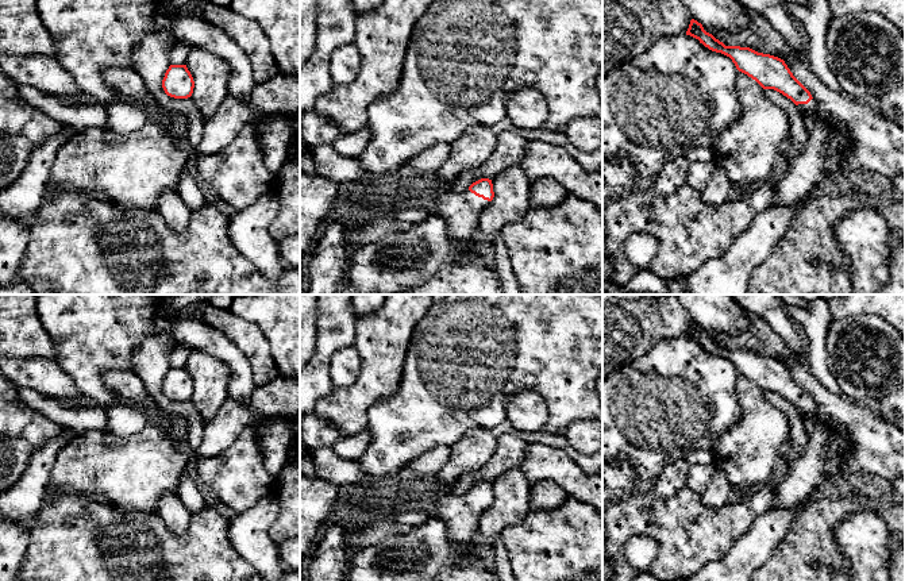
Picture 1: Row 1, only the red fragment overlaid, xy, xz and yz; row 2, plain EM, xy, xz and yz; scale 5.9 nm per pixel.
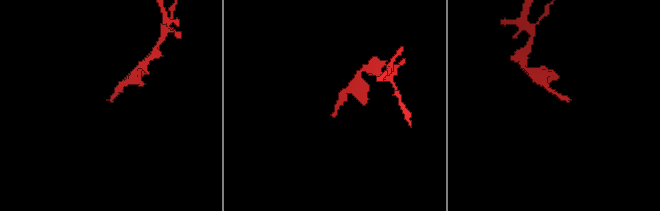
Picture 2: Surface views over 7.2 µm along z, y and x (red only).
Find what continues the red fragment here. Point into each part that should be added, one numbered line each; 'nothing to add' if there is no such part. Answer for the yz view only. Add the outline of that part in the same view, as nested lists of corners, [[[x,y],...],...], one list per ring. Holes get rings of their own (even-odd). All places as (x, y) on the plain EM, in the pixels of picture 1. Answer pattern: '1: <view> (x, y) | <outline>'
1: yz (811, 408) | [[[812,401],[808,407],[798,407],[797,408],[802,415],[813,415],[817,411],[816,404]]]

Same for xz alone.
1: xz (461, 512) | [[[451,488],[425,493],[424,497],[434,501],[434,516],[447,524],[450,540],[458,550],[457,558],[434,581],[498,581],[494,572],[474,551],[480,517],[490,504],[469,492],[455,495]]]

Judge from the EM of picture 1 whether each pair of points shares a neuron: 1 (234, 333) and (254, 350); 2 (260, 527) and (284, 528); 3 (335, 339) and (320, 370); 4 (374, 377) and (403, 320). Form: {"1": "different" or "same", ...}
{"1": "same", "2": "different", "3": "same", "4": "same"}

